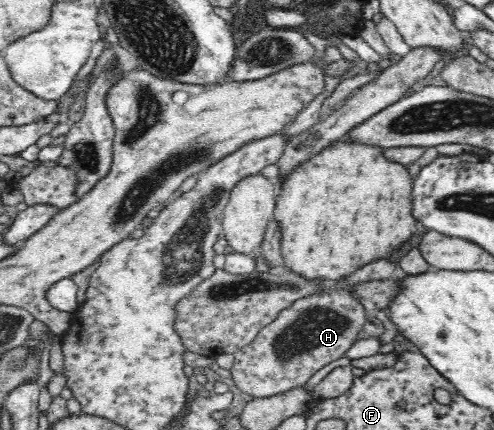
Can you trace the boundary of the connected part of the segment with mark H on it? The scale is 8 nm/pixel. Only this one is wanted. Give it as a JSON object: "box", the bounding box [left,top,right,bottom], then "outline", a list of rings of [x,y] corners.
{"box":[230,256,399,399],"outline":[[[389,256],[376,258],[362,268],[358,268],[350,278],[345,278],[341,285],[332,287],[329,291],[320,291],[317,295],[301,298],[293,302],[287,309],[282,310],[274,319],[274,322],[260,328],[256,338],[242,346],[240,350],[233,352],[234,361],[230,368],[231,378],[236,388],[254,396],[256,399],[264,399],[274,395],[279,395],[292,388],[304,386],[313,374],[320,368],[346,356],[347,350],[357,341],[358,333],[364,328],[366,322],[366,312],[362,303],[354,299],[348,291],[344,291],[346,284],[356,284],[356,282],[368,282],[368,280],[382,280],[394,277],[399,271],[398,263],[392,261]]]}

